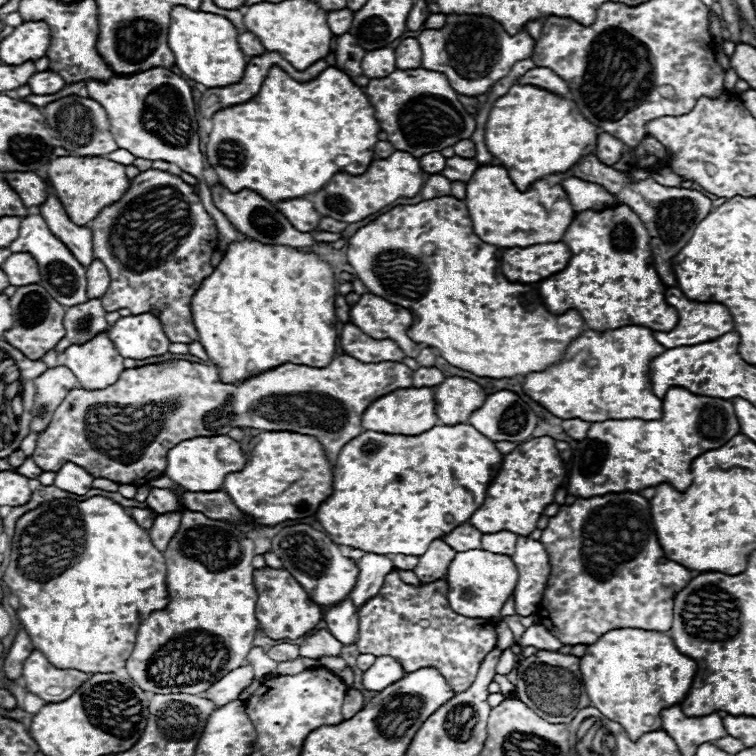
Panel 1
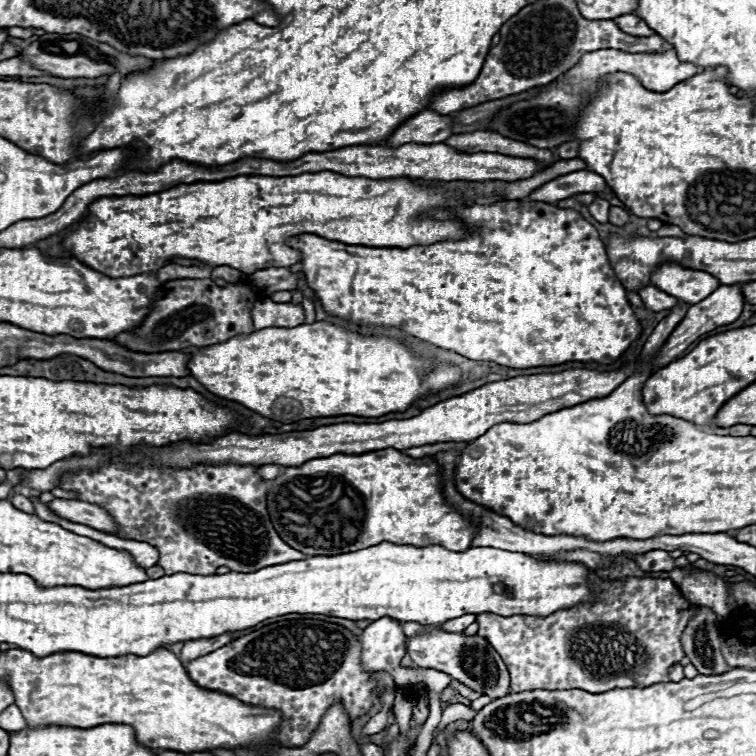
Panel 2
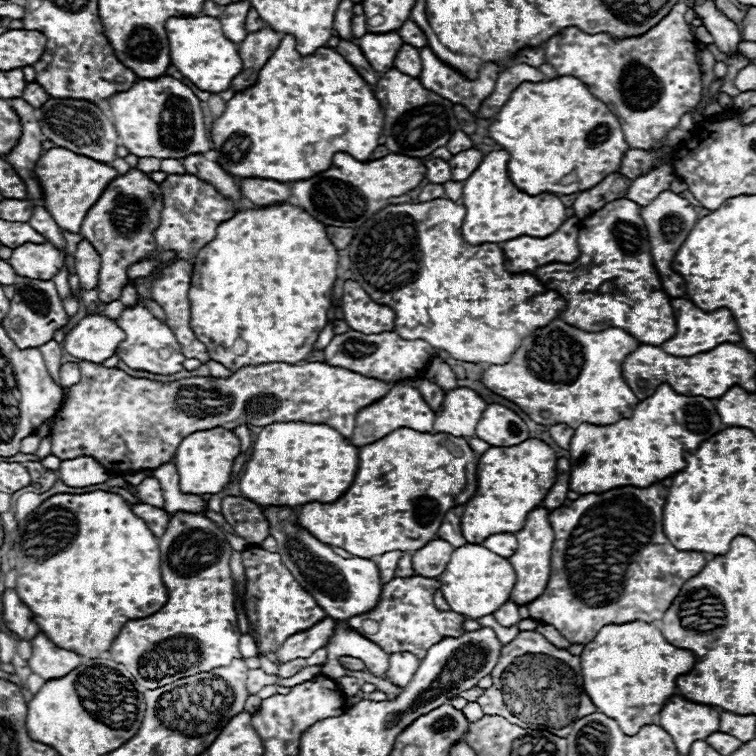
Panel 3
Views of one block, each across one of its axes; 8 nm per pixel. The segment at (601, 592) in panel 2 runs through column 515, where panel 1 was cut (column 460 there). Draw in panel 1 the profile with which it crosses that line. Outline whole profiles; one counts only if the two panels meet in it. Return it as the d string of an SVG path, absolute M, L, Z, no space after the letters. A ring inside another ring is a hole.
M396 570L390 572L384 580L384 588L358 608L360 636L356 648L360 654L396 656L404 664L406 672L434 666L444 674L452 690L464 692L474 682L484 656L496 646L496 632L488 620L468 620L464 616L456 616L456 612L448 608L446 592L446 580L410 586L400 580Z

